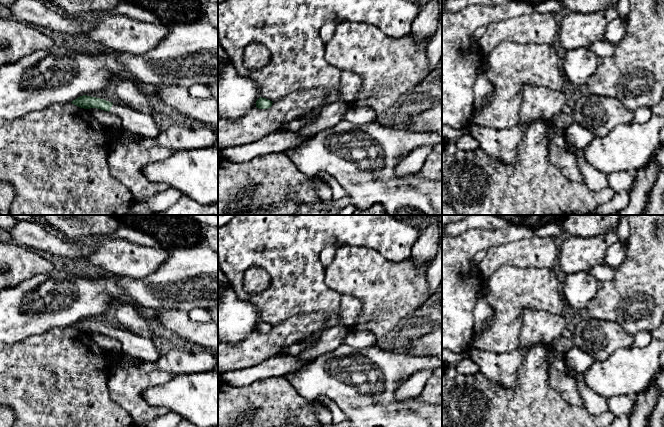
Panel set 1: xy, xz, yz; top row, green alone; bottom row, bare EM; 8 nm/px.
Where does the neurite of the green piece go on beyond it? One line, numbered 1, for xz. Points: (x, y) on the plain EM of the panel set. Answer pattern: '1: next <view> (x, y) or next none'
1: next none

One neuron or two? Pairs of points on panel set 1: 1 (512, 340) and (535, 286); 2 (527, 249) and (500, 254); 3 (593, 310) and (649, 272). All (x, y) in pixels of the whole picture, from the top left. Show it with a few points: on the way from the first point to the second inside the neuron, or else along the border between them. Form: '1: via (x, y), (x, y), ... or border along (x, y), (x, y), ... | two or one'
1: via (512, 327), (512, 309), (522, 299) | one
2: via (520, 254), (507, 254) | one
3: via (607, 304), (624, 297), (635, 286) | one

